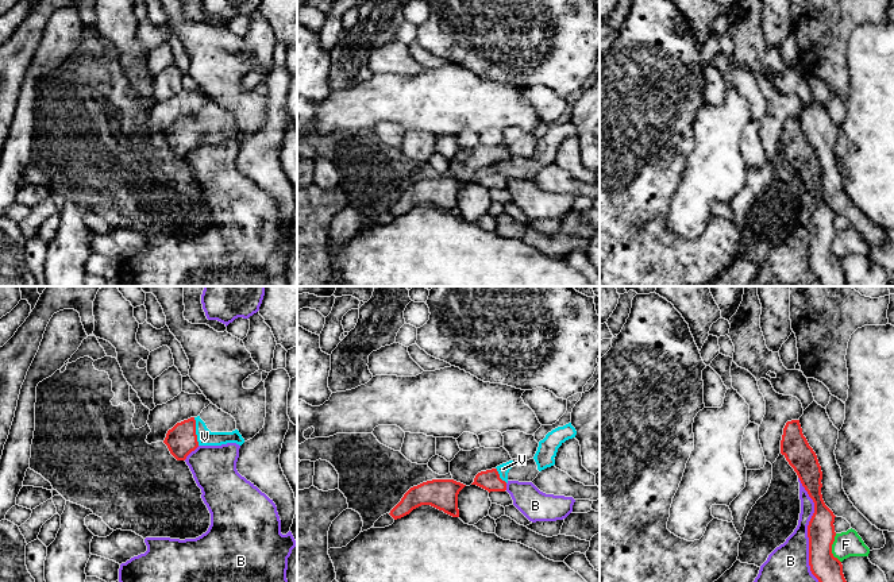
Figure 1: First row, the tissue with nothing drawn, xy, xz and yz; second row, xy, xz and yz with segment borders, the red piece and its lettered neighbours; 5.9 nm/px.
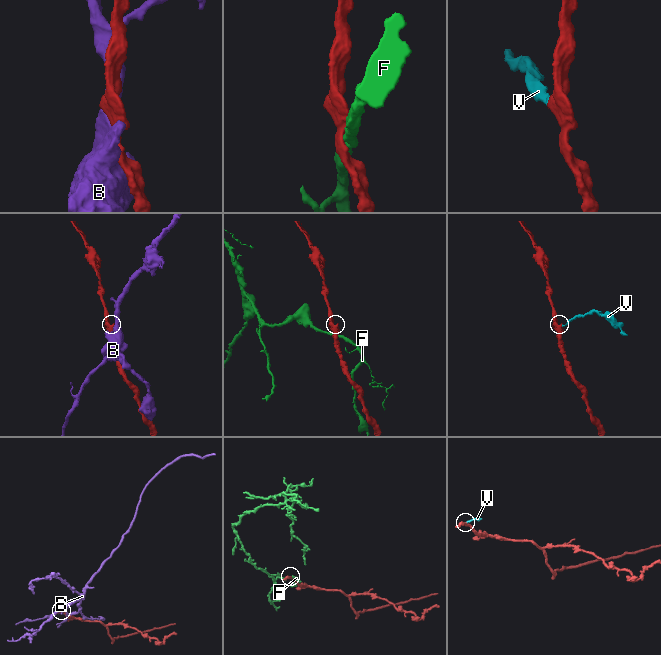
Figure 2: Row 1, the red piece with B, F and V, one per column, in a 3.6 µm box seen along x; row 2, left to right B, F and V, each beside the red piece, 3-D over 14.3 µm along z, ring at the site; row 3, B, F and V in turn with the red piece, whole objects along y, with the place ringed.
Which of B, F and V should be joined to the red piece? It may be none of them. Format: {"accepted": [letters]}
{"accepted": ["V"]}

